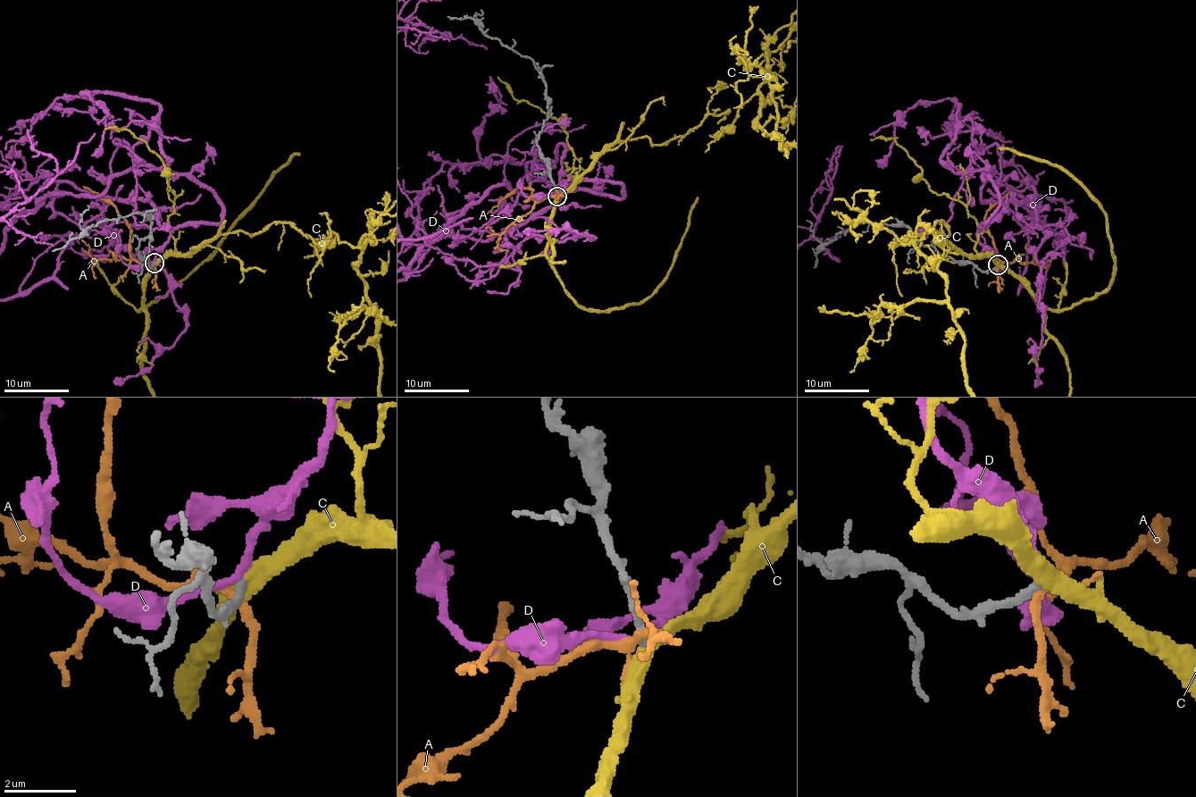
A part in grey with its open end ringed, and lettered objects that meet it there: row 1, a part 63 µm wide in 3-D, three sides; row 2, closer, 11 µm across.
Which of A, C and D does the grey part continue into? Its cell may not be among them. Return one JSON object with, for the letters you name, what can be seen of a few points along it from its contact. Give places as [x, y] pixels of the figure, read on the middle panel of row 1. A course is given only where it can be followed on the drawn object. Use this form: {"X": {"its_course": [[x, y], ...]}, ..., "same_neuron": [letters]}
{"C": {"its_course": [[557, 197], [554, 262], [663, 201], [781, 162], [782, 142], [758, 125], [759, 86]]}, "same_neuron": ["C"]}

